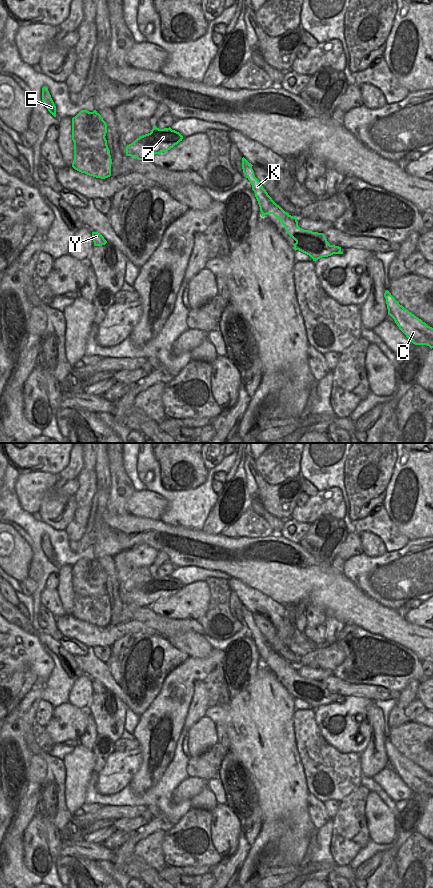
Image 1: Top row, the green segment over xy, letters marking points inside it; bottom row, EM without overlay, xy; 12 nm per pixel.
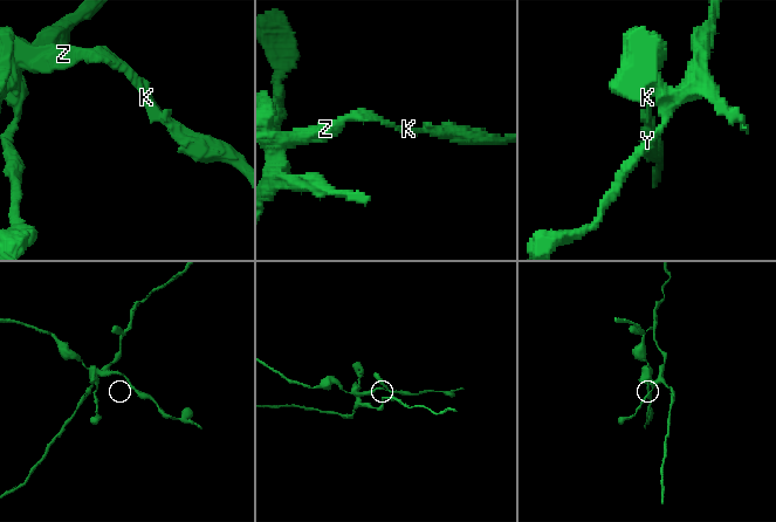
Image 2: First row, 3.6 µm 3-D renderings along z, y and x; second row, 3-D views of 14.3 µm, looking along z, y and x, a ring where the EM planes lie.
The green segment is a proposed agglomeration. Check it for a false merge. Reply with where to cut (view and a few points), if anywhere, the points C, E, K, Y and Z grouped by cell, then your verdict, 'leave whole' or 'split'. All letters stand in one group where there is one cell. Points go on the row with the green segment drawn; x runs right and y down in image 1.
cut in xy along (96, 112), (90, 118), (87, 132), (93, 136), (104, 137); C E K Z / Y; split

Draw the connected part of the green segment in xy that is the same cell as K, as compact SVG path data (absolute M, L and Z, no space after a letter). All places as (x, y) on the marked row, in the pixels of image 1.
M244 157L242 158L243 173L252 185L252 190L255 193L262 213L261 216L264 217L267 214L273 214L282 222L286 232L296 241L293 247L295 251L299 250L309 255L313 261L333 254L343 254L341 247L331 245L323 233L300 228L297 217L293 217L285 212L268 195L259 180L255 177L252 166Z

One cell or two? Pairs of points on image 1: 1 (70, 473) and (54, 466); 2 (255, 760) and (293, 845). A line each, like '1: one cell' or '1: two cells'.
1: two cells
2: one cell

